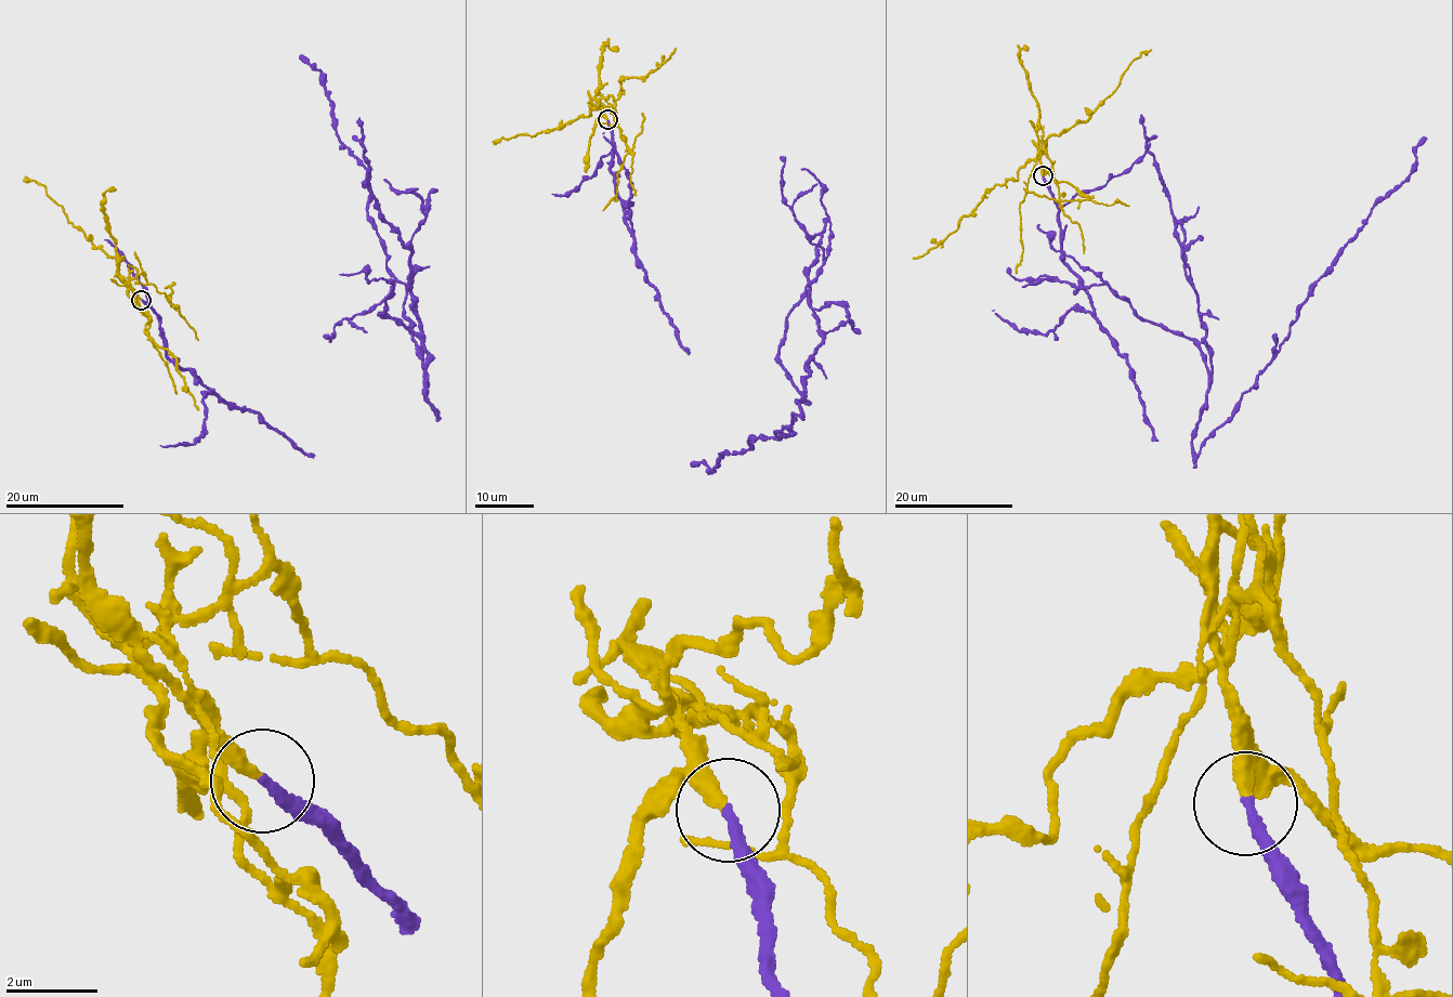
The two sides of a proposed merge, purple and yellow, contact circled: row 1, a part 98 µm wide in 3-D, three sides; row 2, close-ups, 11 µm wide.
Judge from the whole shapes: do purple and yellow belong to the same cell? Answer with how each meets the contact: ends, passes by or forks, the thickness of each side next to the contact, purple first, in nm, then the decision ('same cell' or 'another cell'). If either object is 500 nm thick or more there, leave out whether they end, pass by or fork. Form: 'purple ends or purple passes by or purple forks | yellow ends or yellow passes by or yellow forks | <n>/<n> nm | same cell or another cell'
purple ends | yellow ends | 240/320 nm | another cell

